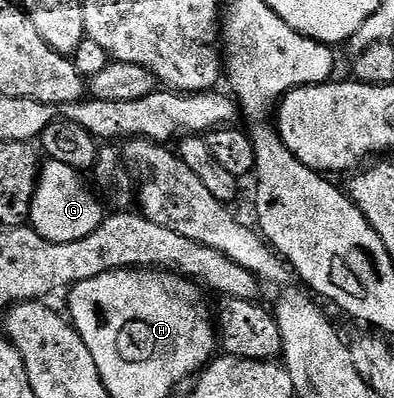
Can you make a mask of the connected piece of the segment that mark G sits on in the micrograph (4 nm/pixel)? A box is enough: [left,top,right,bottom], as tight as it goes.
[29,160,104,243]

